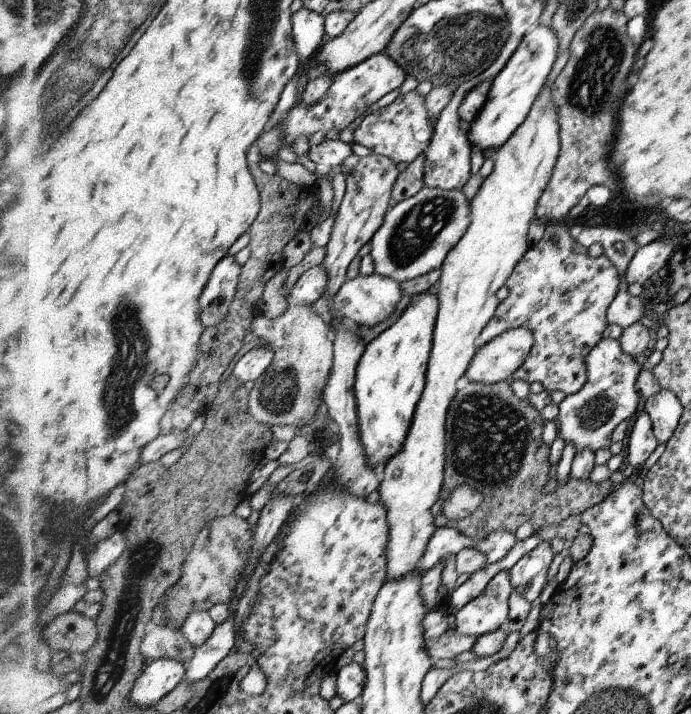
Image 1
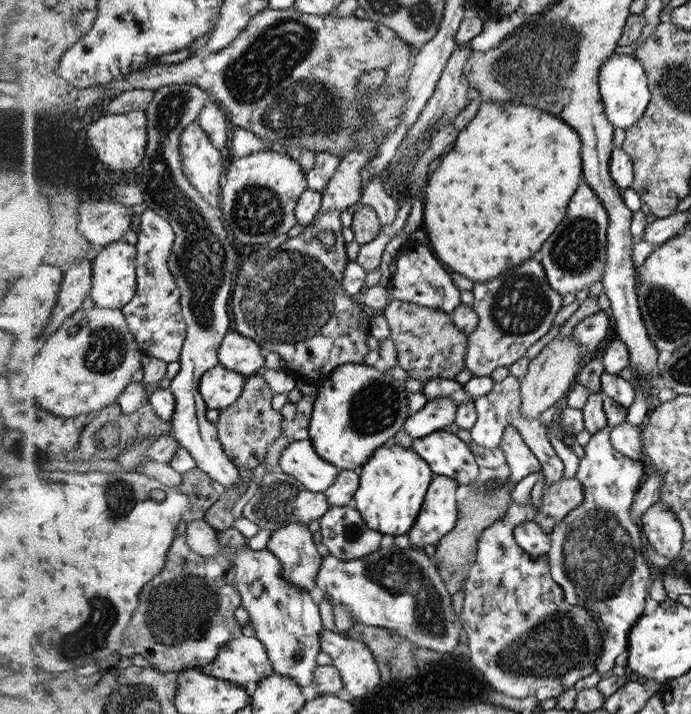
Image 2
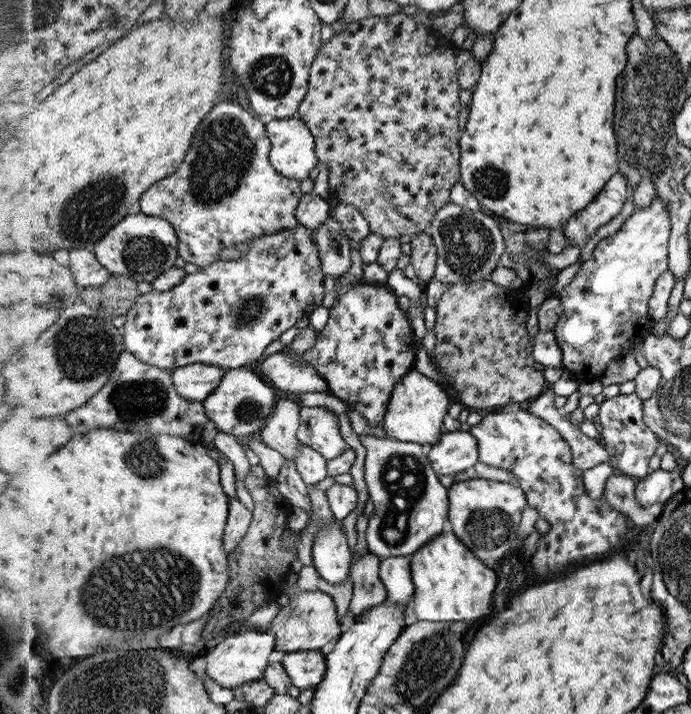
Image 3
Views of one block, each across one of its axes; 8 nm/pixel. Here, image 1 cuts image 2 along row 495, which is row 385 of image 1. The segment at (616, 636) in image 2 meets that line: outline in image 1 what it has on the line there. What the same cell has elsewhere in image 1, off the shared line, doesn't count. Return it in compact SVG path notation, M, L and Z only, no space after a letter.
M604 338L586 357L586 368L587 384L584 384L581 391L567 395L563 402L560 402L555 422L558 436L566 443L574 444L577 452L584 447L590 447L596 452L608 448L615 429L636 414L640 404L636 382L642 368L636 360L623 352L619 340L611 338Z

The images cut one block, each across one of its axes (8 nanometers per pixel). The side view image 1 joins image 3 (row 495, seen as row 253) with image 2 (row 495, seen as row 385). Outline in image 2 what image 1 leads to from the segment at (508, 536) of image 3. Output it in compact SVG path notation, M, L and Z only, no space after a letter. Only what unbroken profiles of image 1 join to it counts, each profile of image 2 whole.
M436 475L427 490L424 514L410 529L408 538L413 548L437 546L440 538L448 534L458 524L459 510L456 490L459 483L448 476Z

